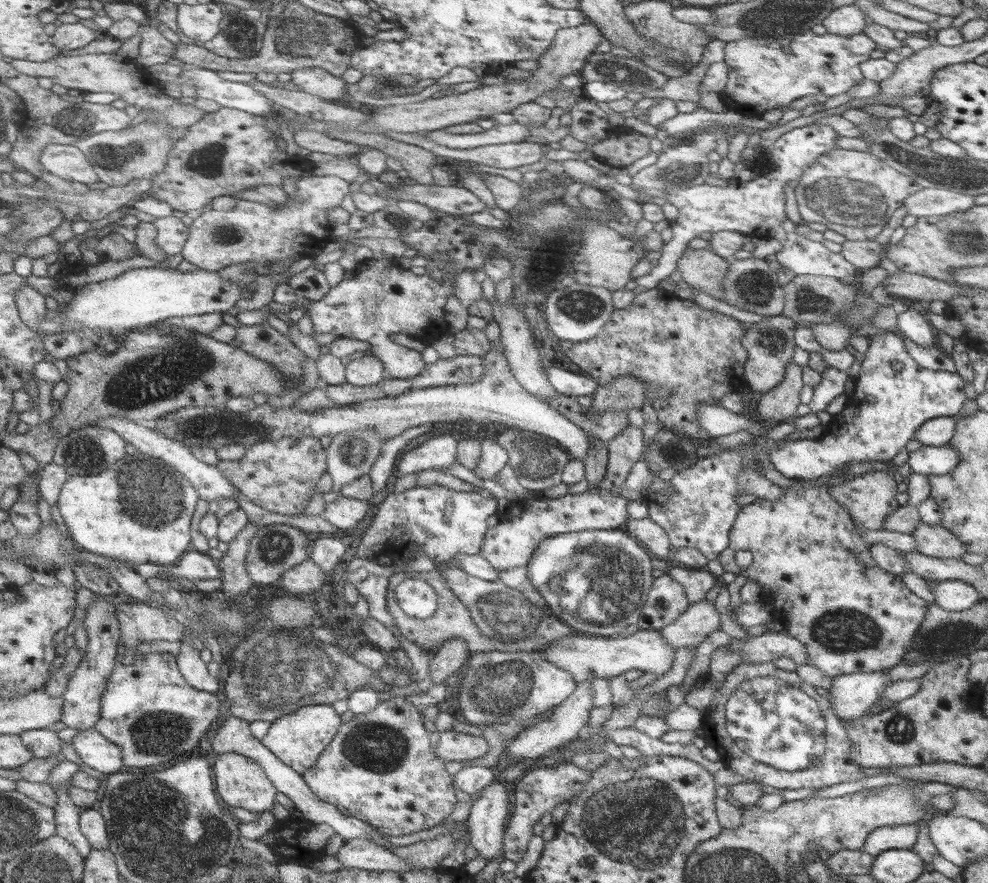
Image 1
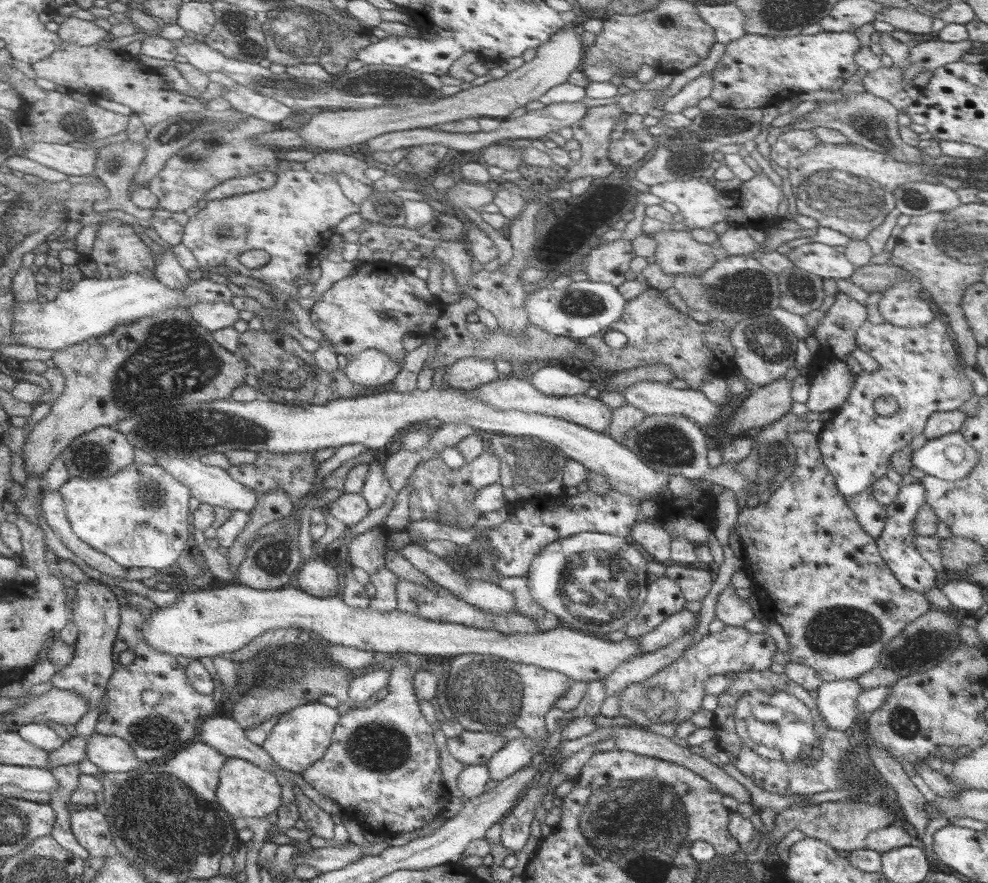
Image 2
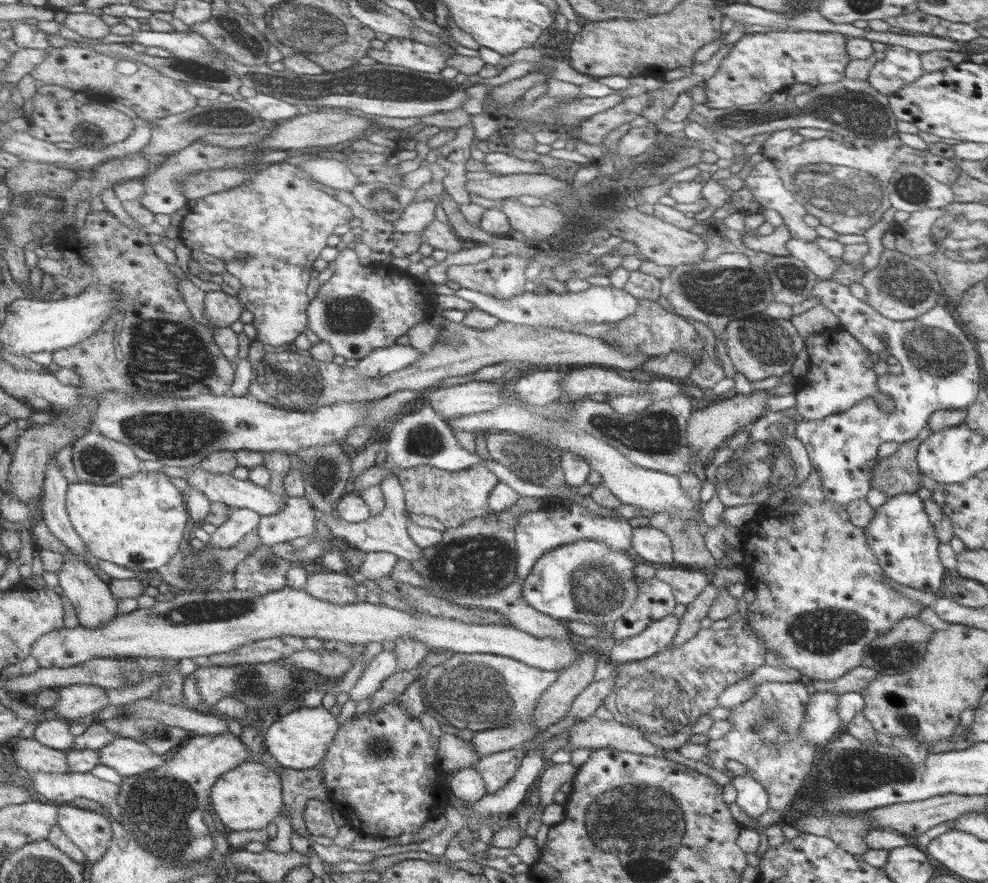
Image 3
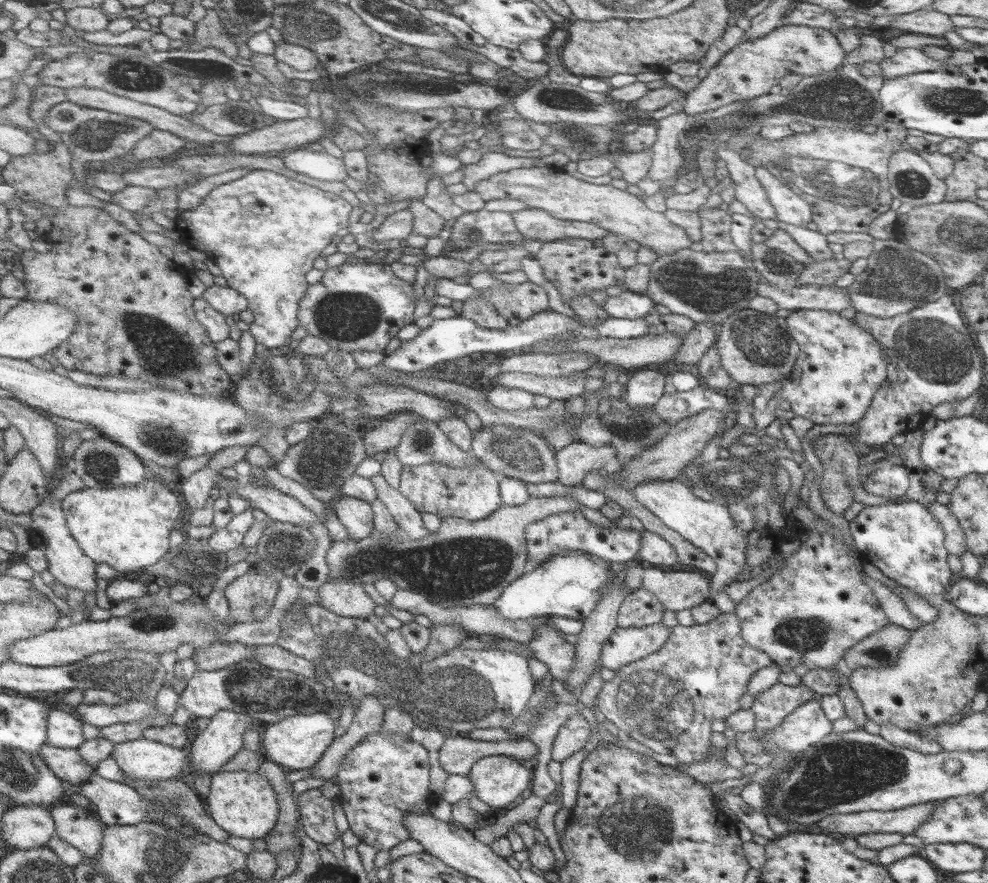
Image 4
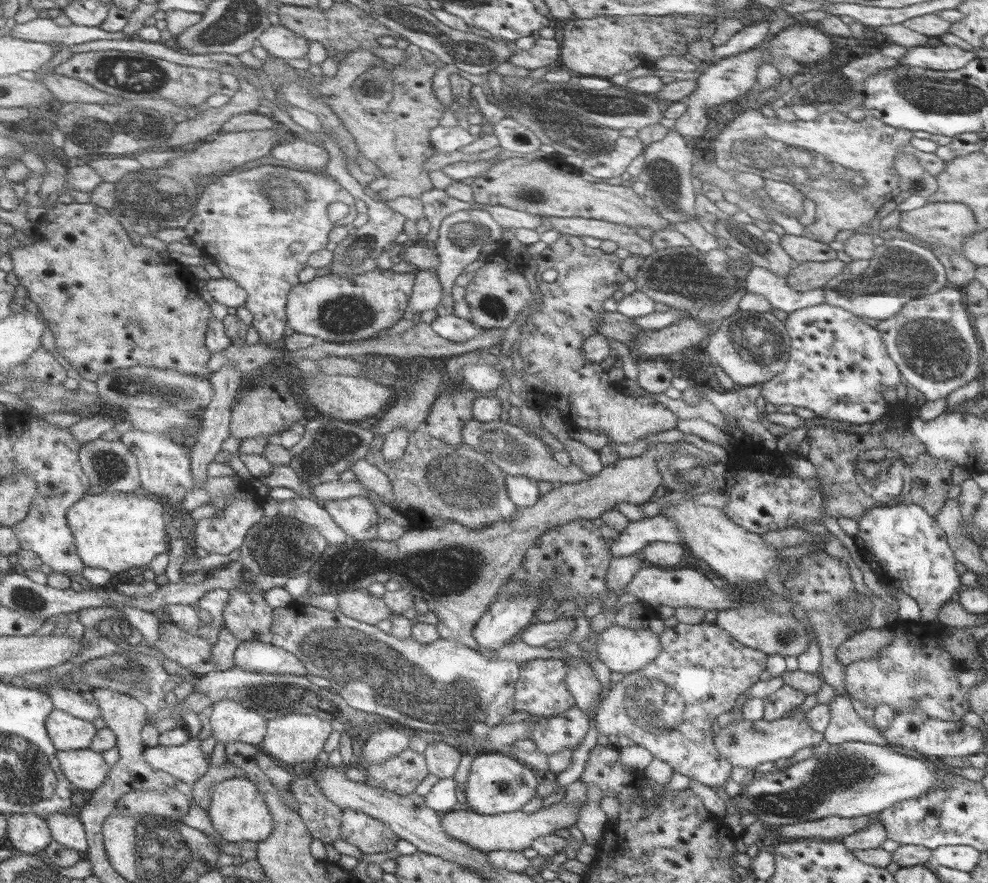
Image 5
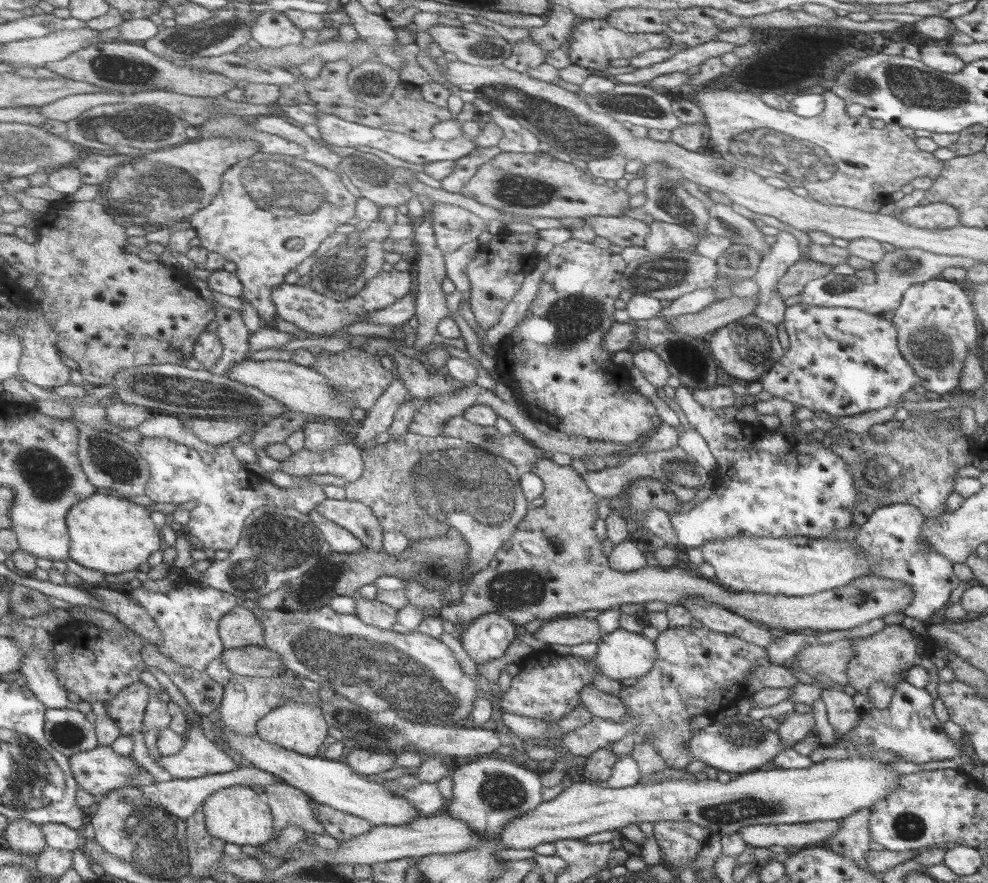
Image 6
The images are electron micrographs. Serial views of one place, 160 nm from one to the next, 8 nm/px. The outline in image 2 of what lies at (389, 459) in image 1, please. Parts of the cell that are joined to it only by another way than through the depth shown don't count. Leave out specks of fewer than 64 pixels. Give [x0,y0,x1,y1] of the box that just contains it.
[361,449,394,510]

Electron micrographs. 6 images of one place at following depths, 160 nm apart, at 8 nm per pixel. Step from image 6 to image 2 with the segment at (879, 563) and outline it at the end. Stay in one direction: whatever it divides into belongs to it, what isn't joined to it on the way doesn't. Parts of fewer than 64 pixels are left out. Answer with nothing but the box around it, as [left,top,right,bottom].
[877,483,937,593]

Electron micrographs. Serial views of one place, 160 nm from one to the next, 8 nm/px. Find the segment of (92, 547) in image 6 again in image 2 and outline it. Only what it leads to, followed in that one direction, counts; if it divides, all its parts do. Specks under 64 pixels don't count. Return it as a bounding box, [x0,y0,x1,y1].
[61,463,194,572]

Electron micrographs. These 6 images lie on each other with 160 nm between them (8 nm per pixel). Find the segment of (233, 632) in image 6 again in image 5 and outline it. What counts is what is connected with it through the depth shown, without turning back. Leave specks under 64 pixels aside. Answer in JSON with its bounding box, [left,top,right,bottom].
[225,589,275,643]

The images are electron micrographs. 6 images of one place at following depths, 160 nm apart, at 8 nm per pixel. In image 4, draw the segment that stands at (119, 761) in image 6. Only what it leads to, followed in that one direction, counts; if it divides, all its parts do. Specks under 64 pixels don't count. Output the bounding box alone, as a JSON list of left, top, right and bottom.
[43,743,97,784]

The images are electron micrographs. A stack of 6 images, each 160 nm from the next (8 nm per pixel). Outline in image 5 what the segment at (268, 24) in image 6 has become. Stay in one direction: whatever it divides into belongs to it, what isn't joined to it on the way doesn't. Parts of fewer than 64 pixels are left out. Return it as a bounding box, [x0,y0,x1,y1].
[258,24,309,62]

